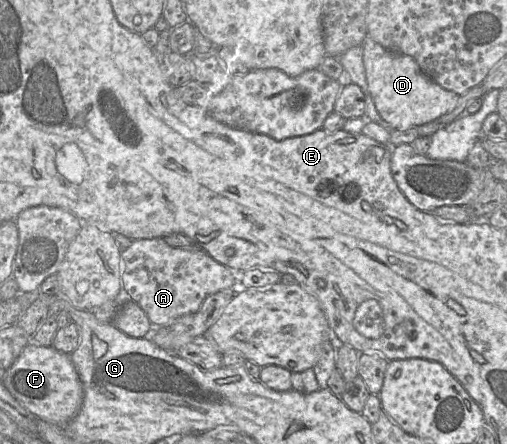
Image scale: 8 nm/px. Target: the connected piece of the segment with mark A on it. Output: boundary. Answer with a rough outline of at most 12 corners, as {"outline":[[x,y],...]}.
{"outline":[[161,238],[121,251],[121,289],[153,327],[231,290],[202,249]]}

